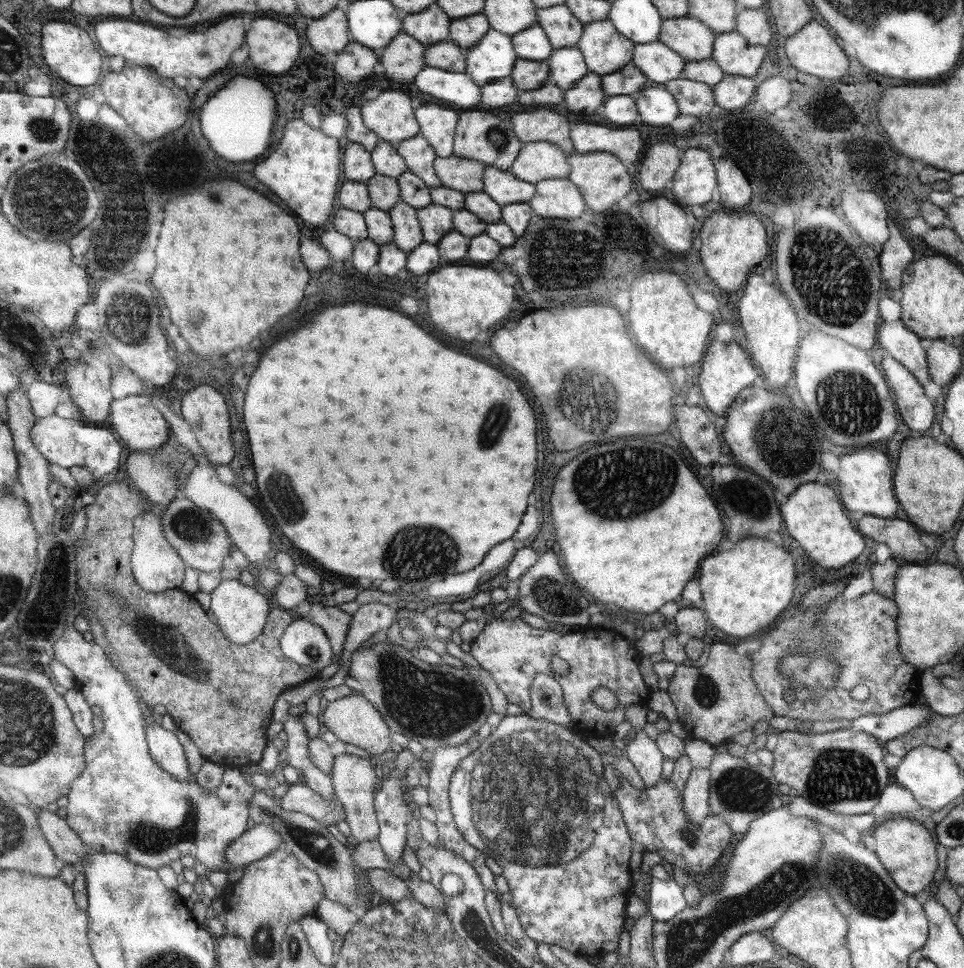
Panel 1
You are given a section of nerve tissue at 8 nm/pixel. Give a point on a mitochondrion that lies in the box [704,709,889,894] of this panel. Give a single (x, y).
(838, 774)

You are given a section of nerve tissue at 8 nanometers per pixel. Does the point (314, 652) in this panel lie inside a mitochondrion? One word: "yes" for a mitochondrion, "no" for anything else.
yes

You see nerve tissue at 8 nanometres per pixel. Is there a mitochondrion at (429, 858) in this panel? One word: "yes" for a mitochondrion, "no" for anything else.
no

